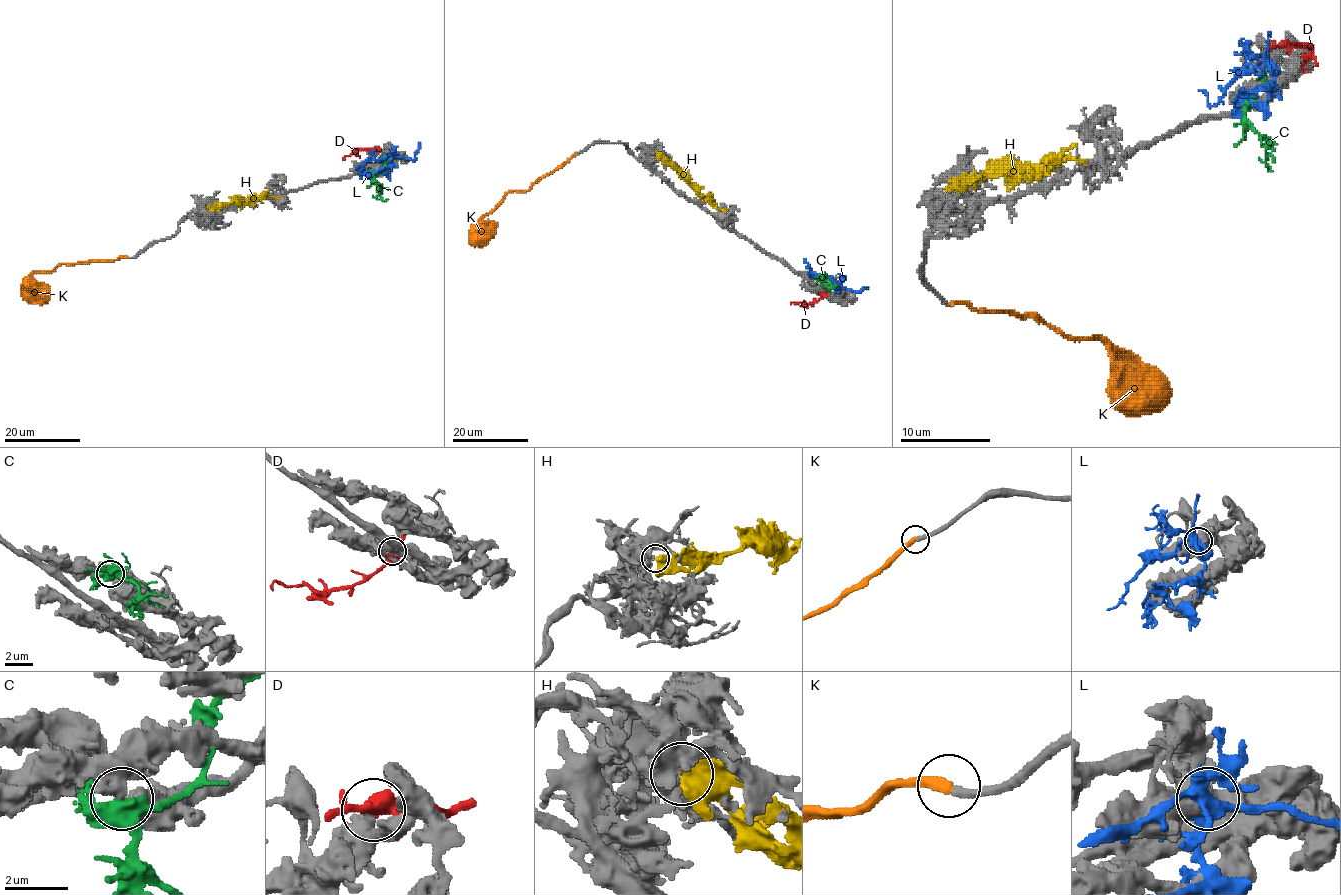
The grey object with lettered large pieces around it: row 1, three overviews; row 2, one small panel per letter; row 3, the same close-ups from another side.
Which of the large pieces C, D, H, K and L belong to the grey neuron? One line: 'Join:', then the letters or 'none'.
Join: K

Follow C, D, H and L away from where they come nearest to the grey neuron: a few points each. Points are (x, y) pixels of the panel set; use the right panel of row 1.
C: (1247, 101), (1245, 121), (1265, 141), (1268, 168), (1265, 164)
D: (1281, 45), (1304, 45), (1308, 49), (1301, 67), (1308, 70)
H: (953, 180), (984, 180), (996, 173), (1041, 173), (1054, 162), (1086, 159)
L: (1270, 61), (1261, 61), (1245, 72), (1243, 70), (1229, 83), (1225, 94), (1211, 106), (1198, 90)

